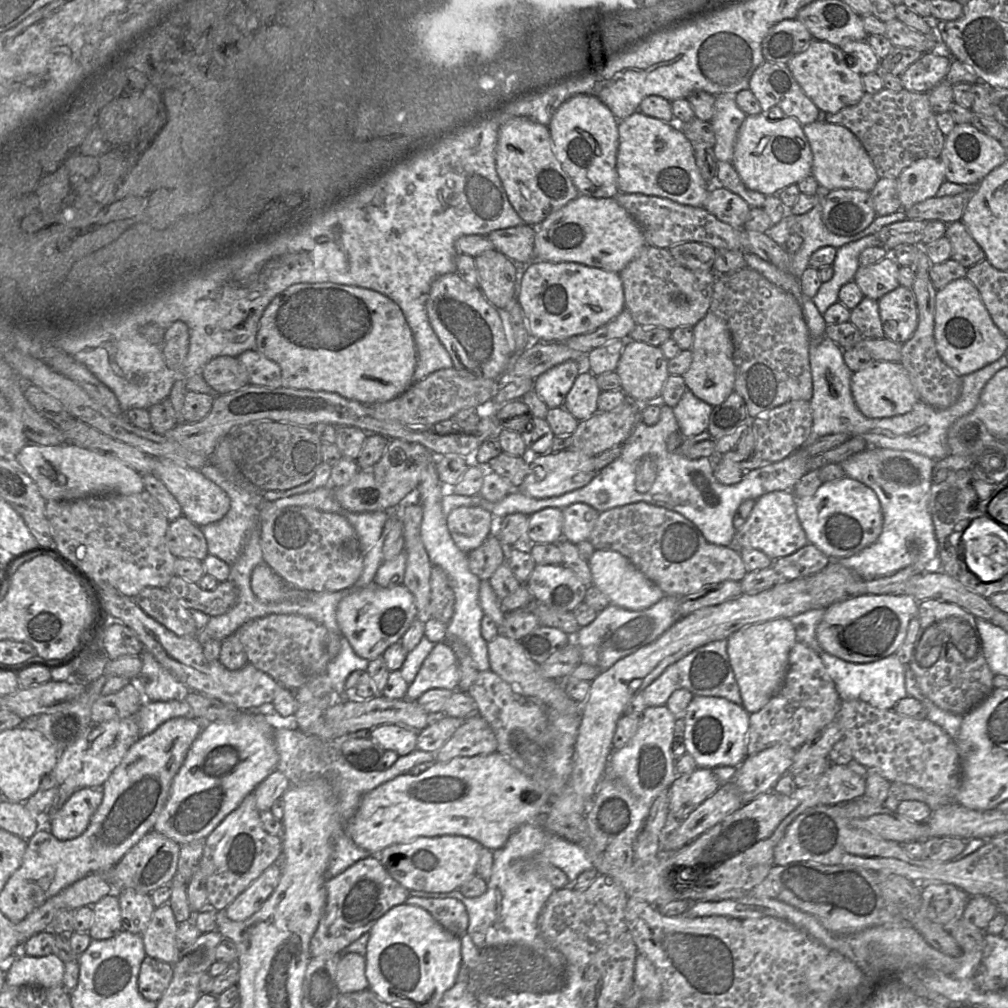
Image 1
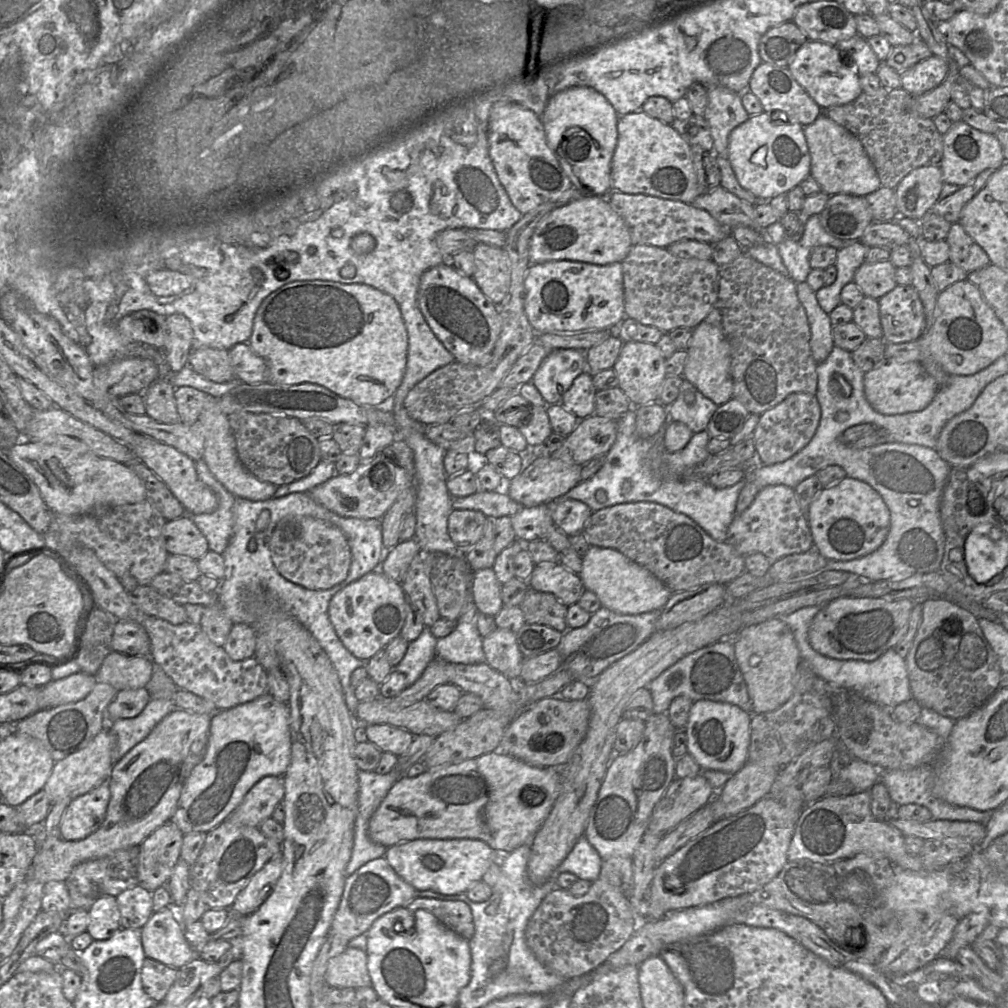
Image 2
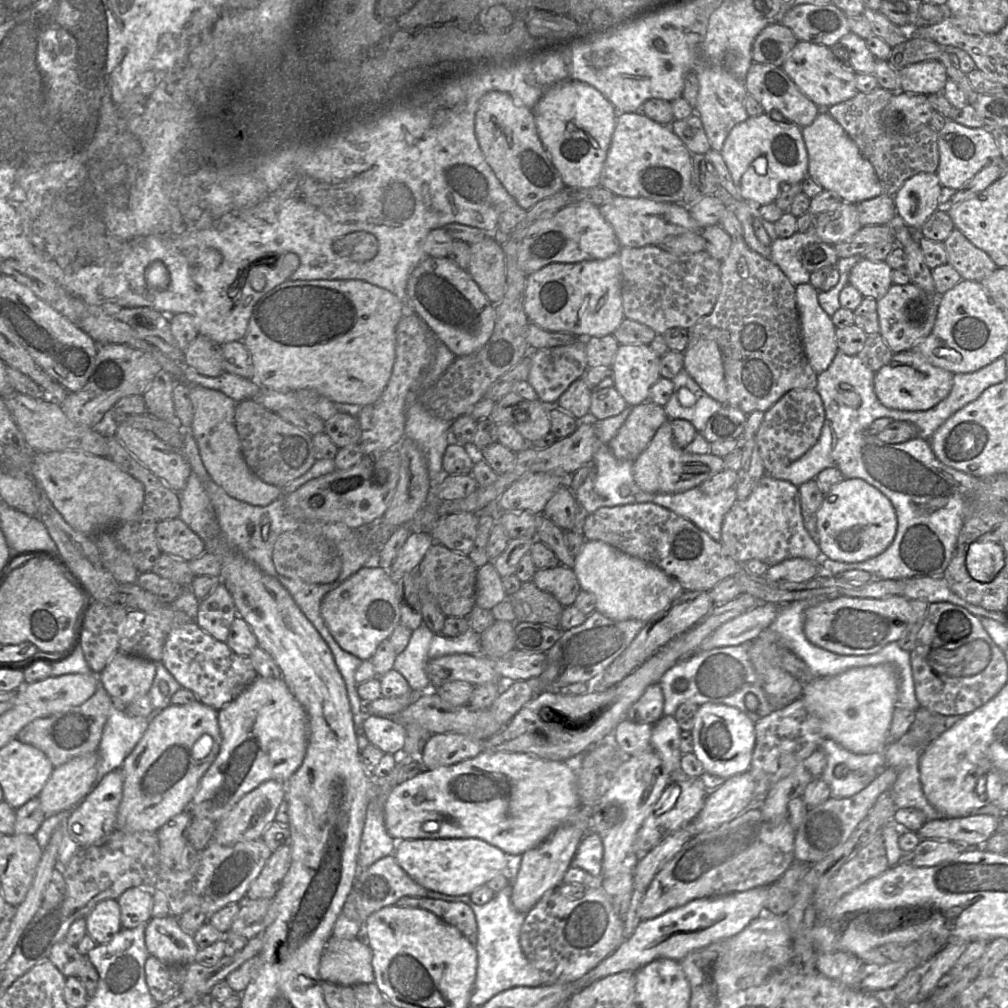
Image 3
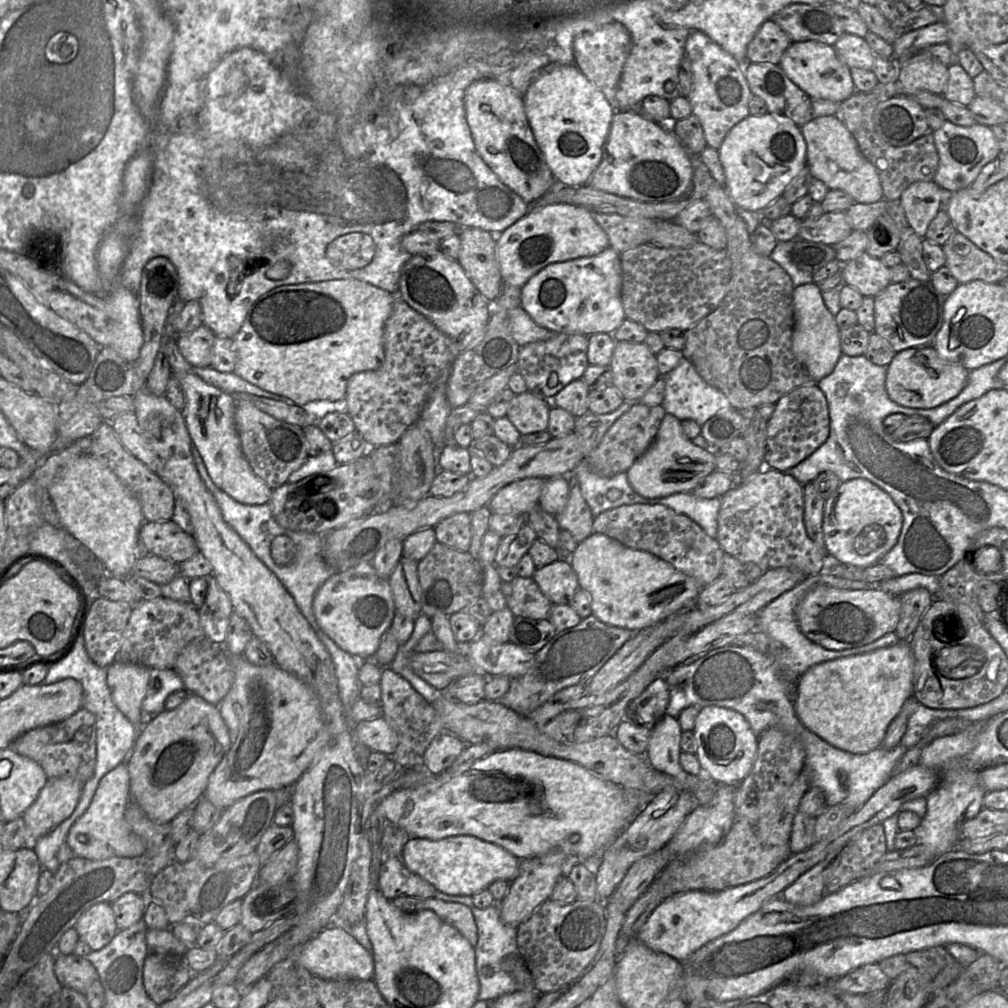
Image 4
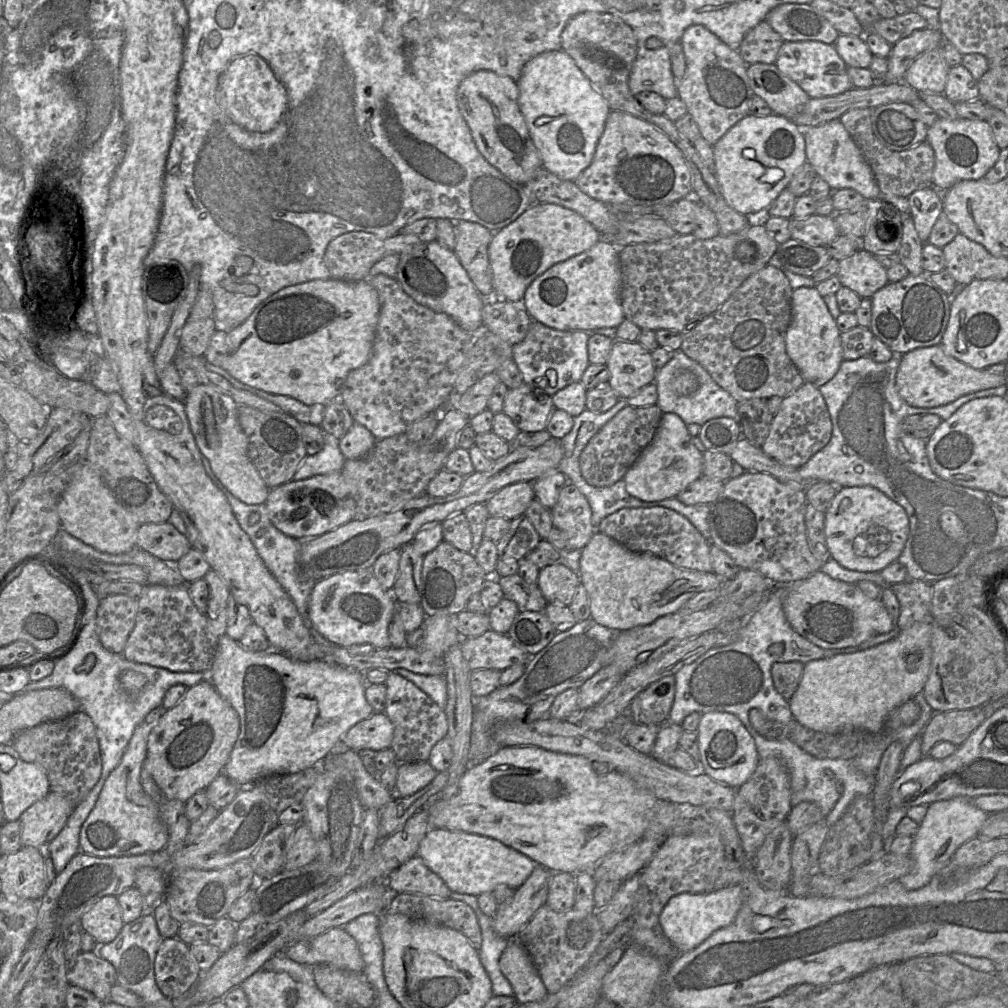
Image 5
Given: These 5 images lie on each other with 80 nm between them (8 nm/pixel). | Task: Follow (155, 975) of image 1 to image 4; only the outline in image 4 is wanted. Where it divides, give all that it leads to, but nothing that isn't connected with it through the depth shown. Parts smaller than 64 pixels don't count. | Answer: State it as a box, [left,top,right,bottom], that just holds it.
[143,953,195,1005]

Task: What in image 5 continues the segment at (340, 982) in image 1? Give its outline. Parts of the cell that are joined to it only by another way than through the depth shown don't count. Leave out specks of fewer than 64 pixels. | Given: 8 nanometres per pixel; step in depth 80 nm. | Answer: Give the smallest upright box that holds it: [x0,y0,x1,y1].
[283,927,365,973]

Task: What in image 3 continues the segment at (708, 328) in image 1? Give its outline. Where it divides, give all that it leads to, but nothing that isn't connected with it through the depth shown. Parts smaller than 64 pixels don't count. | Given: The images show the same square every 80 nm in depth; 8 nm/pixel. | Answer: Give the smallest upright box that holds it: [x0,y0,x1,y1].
[684,339,727,404]

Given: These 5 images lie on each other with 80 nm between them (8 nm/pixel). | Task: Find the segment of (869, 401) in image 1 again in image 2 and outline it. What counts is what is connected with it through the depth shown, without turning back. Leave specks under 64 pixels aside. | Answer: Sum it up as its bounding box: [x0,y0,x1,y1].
[864,358,938,415]

